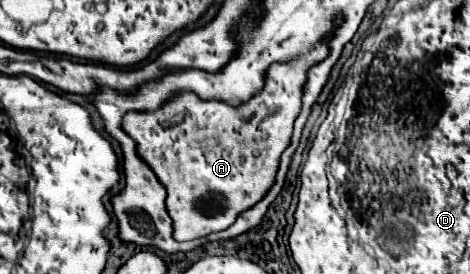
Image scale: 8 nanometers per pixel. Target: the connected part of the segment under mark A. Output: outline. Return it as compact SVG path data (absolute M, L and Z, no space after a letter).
M316 45L316 49L296 61L290 63L274 63L268 69L264 89L252 97L248 103L240 107L230 107L220 101L200 101L192 93L184 93L154 113L126 113L124 129L132 135L138 143L140 157L152 167L160 183L168 189L168 213L174 221L174 239L176 241L190 241L214 231L222 231L248 207L264 197L268 185L272 185L280 153L288 147L292 125L296 113L300 113L300 97L302 85L306 81L306 69L316 65L328 55L328 47Z

